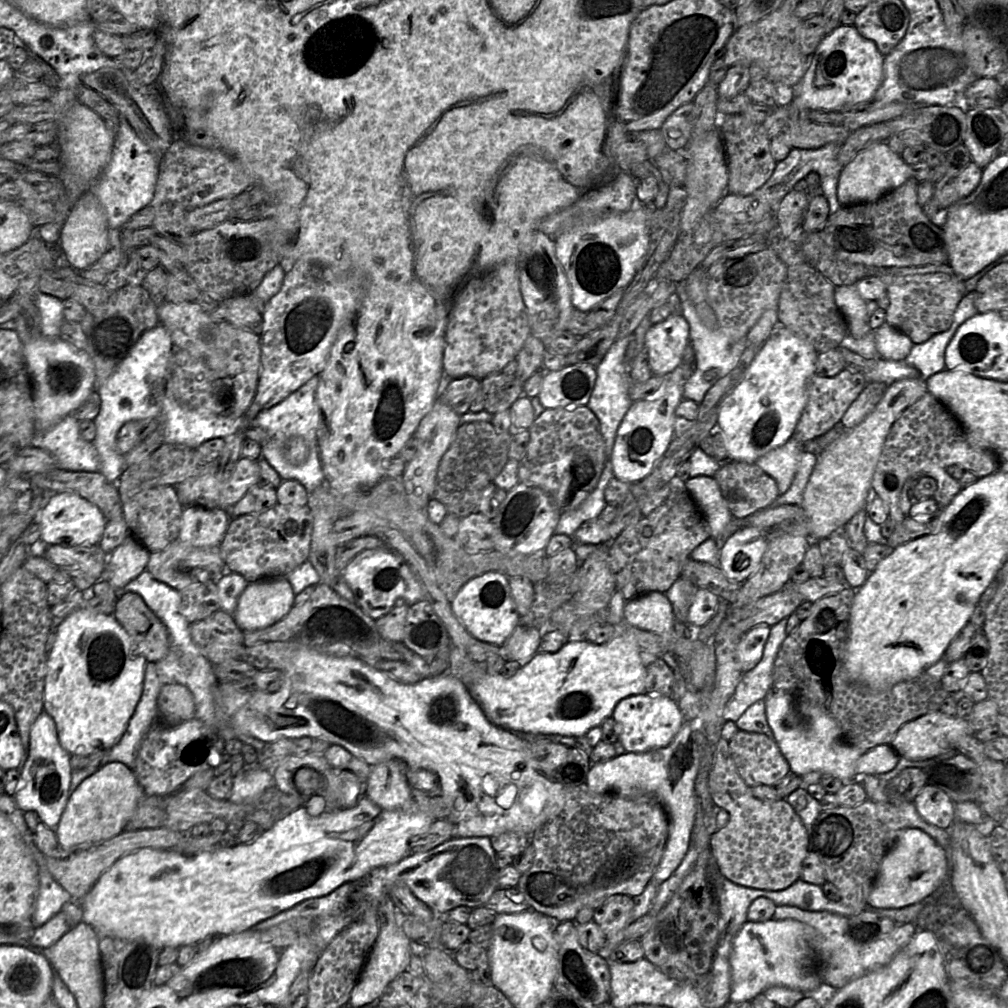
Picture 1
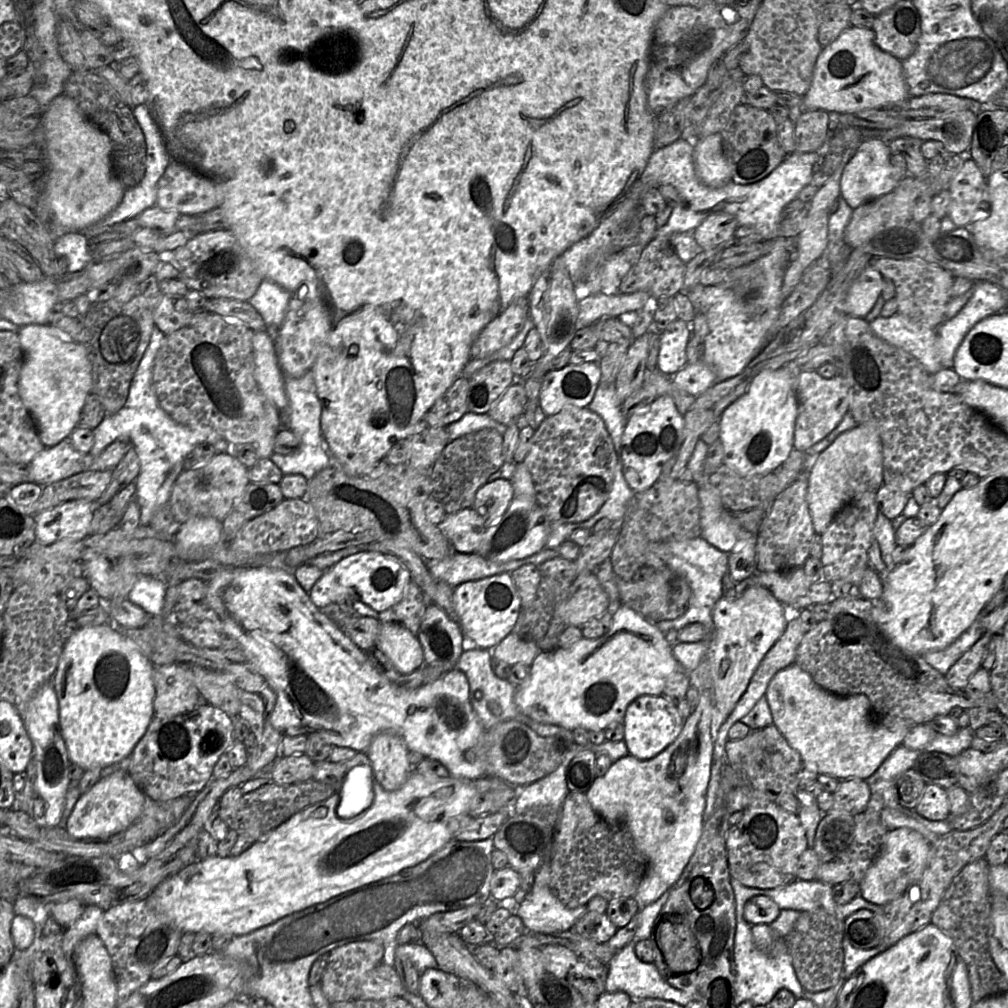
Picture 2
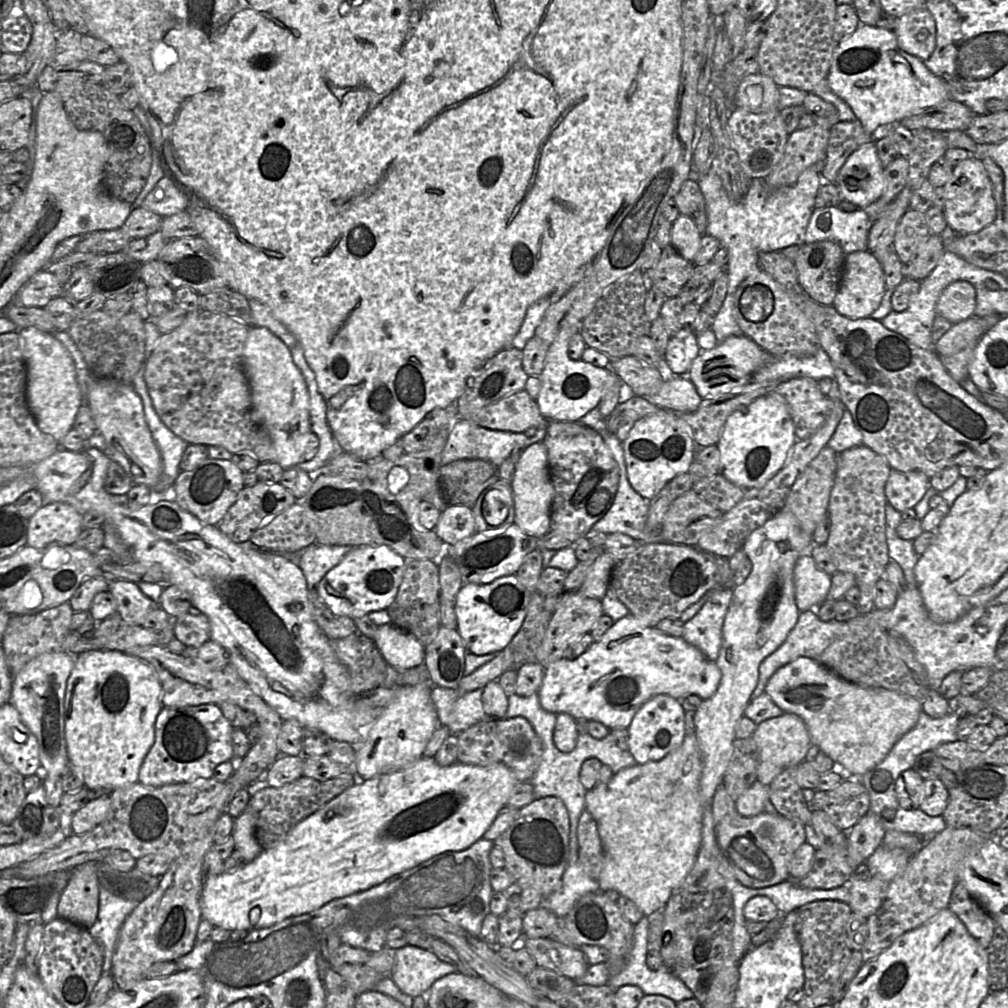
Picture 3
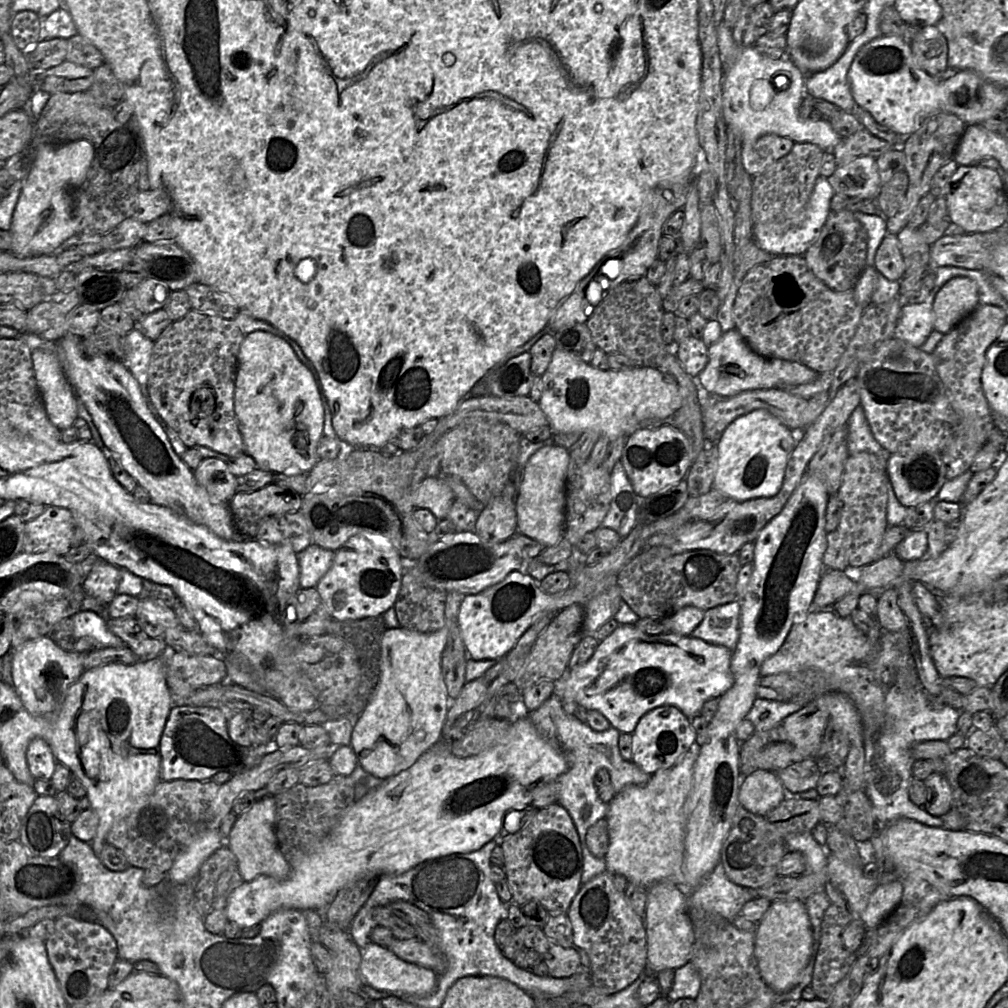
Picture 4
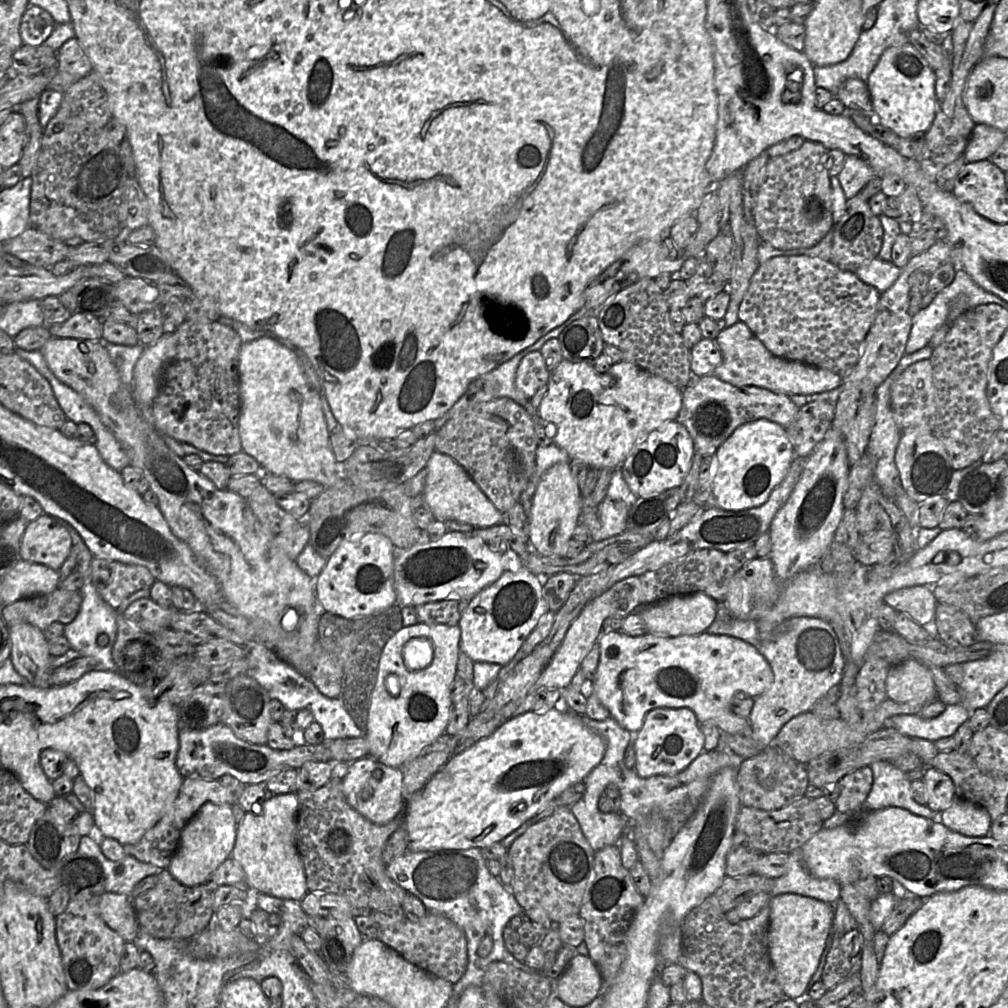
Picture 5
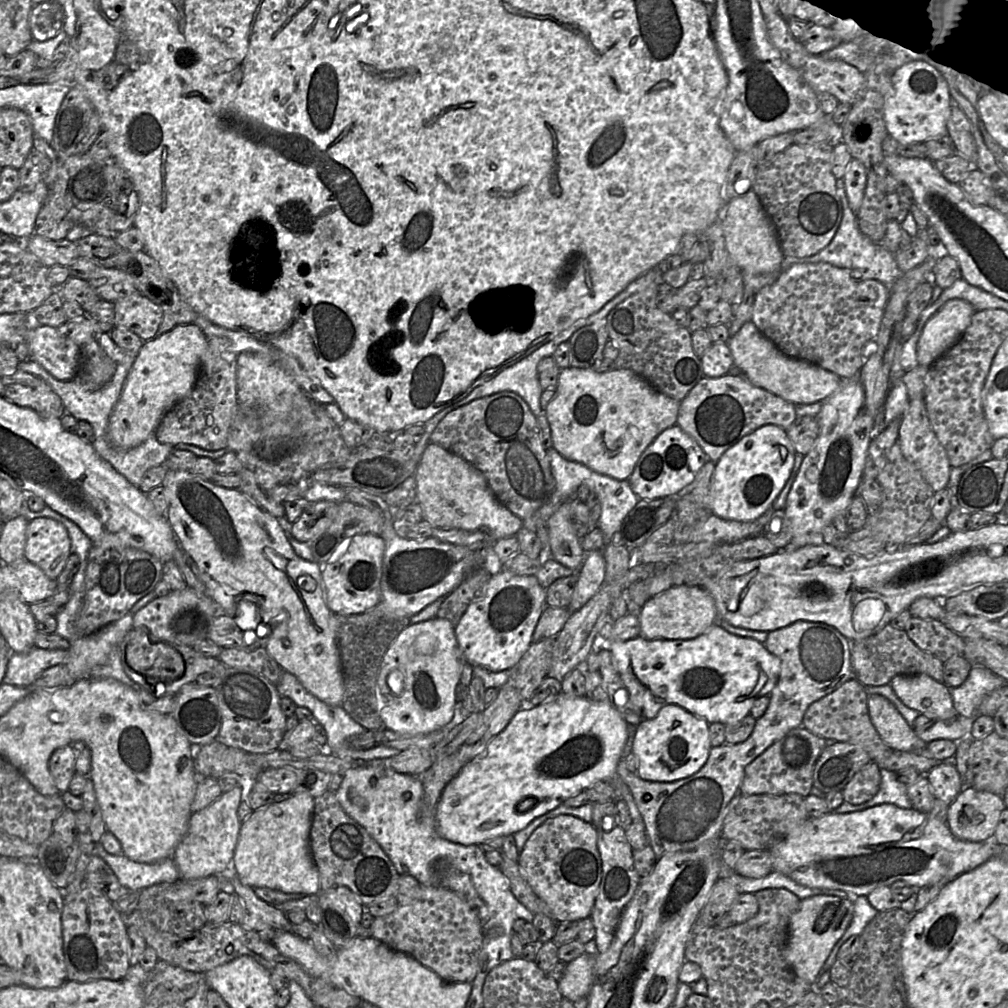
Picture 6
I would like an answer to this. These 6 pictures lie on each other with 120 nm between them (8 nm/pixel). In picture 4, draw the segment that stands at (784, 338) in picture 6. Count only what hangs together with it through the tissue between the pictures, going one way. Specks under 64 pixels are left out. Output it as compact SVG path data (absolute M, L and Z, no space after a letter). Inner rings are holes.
M777 255L760 263L744 276L733 305L735 327L759 355L803 364L818 373L833 372L855 335L864 308L855 300L853 290L837 292L815 276L803 255Z

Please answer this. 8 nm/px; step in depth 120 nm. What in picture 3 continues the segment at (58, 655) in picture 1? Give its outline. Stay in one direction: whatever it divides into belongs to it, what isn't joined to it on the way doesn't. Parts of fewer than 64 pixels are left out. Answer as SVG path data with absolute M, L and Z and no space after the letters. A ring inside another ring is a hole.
M89 650L75 656L64 699L64 729L69 765L76 768L85 787L111 792L138 782L141 765L155 740L155 721L164 708L162 686L146 661L117 650Z

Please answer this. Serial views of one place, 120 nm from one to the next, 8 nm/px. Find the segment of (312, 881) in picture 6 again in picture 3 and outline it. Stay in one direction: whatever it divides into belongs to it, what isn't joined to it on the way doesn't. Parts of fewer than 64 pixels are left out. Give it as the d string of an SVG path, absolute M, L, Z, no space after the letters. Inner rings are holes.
M244 811L235 818L231 833L235 849L243 856L244 861L253 861L262 851L262 847L255 836L255 818L251 811Z

